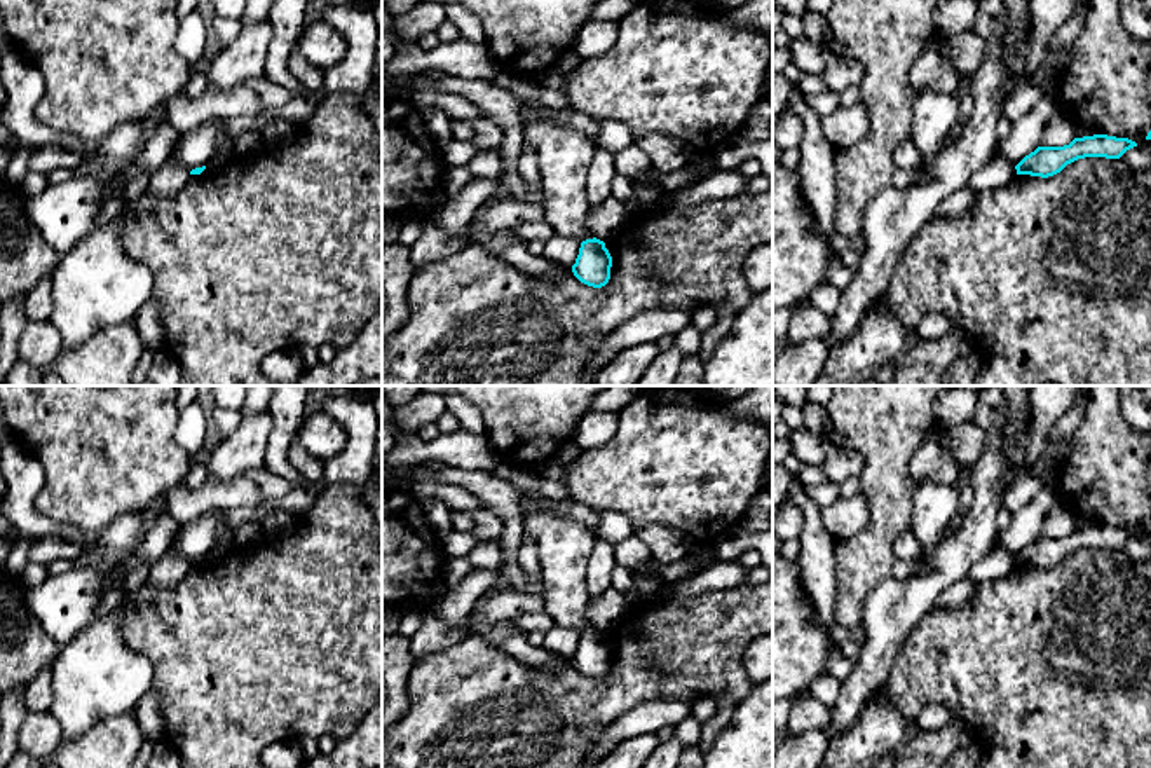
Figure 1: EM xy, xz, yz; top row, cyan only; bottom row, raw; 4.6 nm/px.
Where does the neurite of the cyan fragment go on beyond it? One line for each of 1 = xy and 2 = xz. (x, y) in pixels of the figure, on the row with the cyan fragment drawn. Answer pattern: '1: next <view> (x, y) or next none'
1: next none
2: next none

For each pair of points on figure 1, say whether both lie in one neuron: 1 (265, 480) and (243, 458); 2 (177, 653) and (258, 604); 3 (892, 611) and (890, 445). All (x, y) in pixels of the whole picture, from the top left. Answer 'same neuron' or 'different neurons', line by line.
1: different neurons
2: same neuron
3: different neurons

